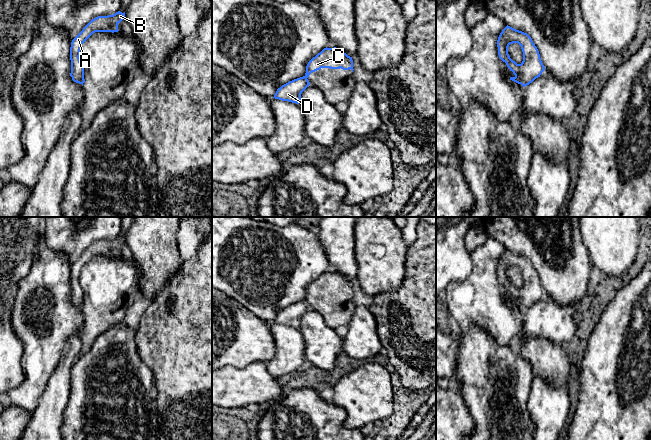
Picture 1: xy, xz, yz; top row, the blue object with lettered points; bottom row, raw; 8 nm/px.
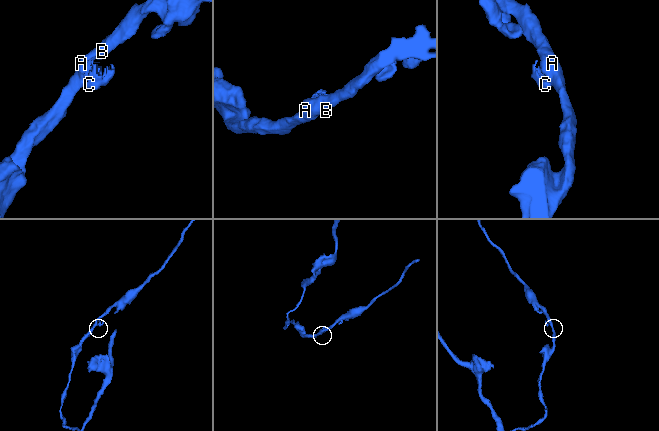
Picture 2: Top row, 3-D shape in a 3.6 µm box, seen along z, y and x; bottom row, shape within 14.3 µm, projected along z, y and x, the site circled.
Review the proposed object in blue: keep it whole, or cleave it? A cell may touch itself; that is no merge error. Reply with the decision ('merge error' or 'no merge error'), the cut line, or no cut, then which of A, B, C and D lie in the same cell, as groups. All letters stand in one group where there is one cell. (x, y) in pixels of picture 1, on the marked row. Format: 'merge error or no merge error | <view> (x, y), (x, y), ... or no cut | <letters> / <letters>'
merge error | yz (515, 76), (520, 83) | A B D / C

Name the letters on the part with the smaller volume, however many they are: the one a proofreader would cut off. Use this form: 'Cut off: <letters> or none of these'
Cut off: C

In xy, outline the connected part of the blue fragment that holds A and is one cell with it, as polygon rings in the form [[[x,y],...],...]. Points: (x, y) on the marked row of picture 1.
[[[116,12],[113,15],[98,16],[92,19],[83,30],[72,40],[70,47],[72,80],[82,84],[84,79],[84,67],[80,62],[80,50],[82,44],[95,32],[118,32],[118,24],[125,18],[125,12]]]

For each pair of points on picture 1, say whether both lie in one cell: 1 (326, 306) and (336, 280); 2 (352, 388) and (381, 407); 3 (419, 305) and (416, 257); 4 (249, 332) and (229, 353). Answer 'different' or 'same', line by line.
1: same
2: same
3: same
4: same

